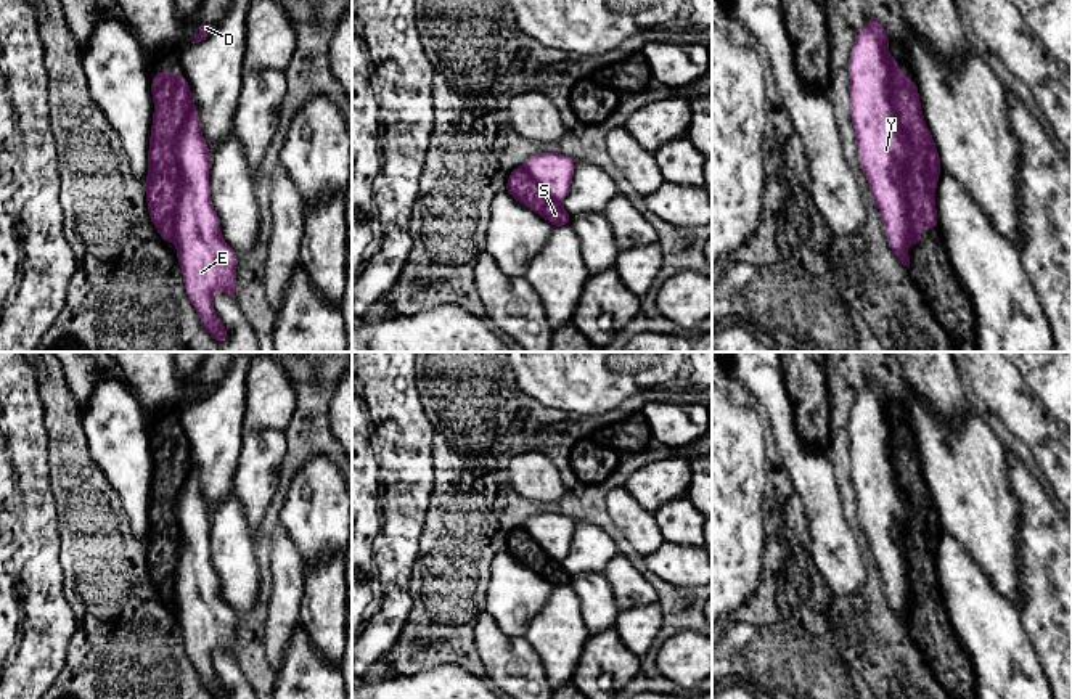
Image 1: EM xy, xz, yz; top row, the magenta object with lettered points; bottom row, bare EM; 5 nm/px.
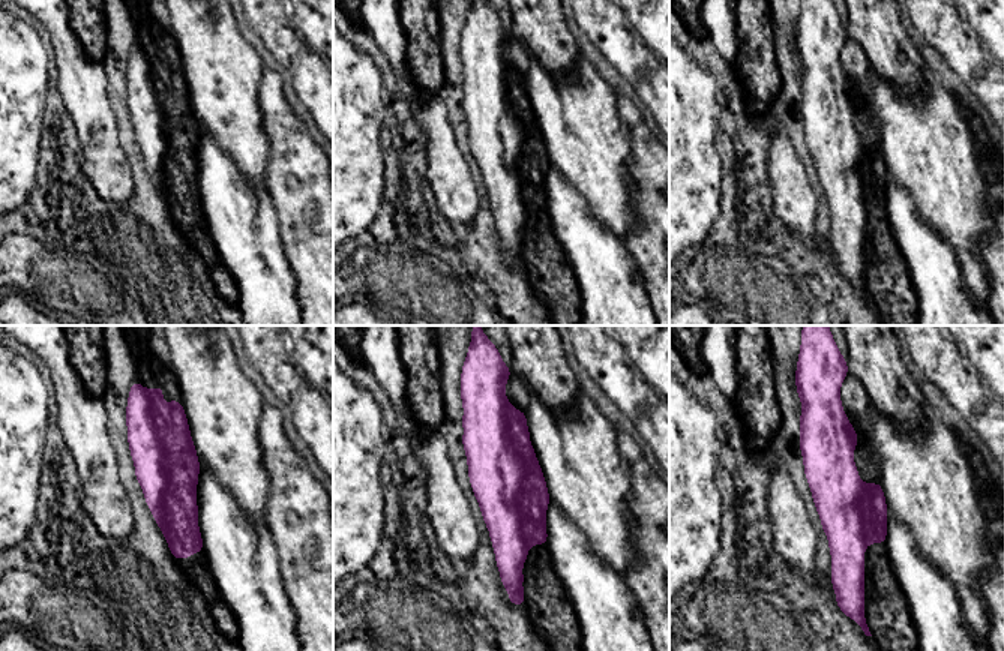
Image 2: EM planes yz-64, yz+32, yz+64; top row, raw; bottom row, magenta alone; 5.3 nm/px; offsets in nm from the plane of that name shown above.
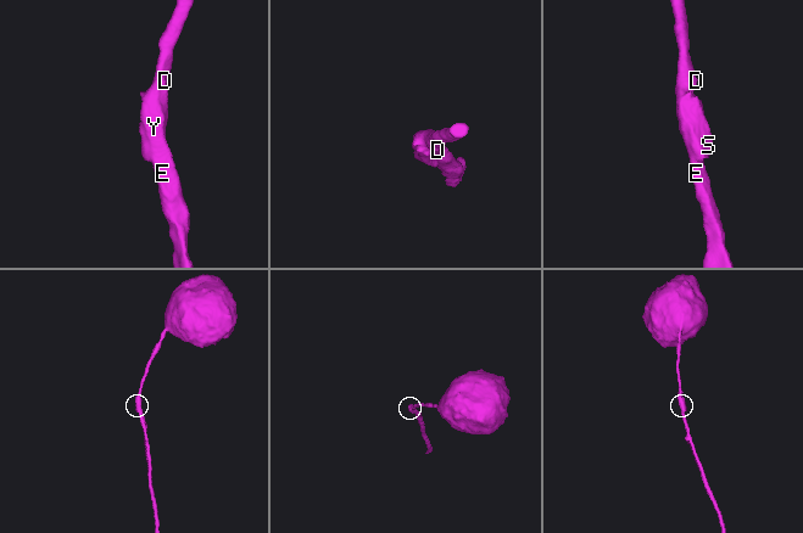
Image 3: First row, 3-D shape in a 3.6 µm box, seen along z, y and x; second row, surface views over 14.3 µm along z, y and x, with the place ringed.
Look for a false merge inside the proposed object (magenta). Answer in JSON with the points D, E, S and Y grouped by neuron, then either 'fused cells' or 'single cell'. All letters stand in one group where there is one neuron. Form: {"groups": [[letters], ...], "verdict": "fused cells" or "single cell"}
{"groups": [["D", "E", "Y"], ["S"]], "verdict": "fused cells"}

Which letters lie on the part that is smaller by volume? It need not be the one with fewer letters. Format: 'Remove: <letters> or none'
Remove: S

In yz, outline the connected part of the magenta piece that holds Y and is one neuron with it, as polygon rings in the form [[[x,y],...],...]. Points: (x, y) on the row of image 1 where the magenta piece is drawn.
[[[866,21],[849,56],[850,119],[857,137],[860,169],[884,222],[890,249],[910,268],[910,220],[902,188],[906,140],[889,98],[886,47],[890,37],[882,22]]]

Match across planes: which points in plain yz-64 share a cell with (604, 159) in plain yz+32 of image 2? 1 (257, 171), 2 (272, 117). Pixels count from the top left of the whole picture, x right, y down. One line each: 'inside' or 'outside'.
1: inside
2: outside

